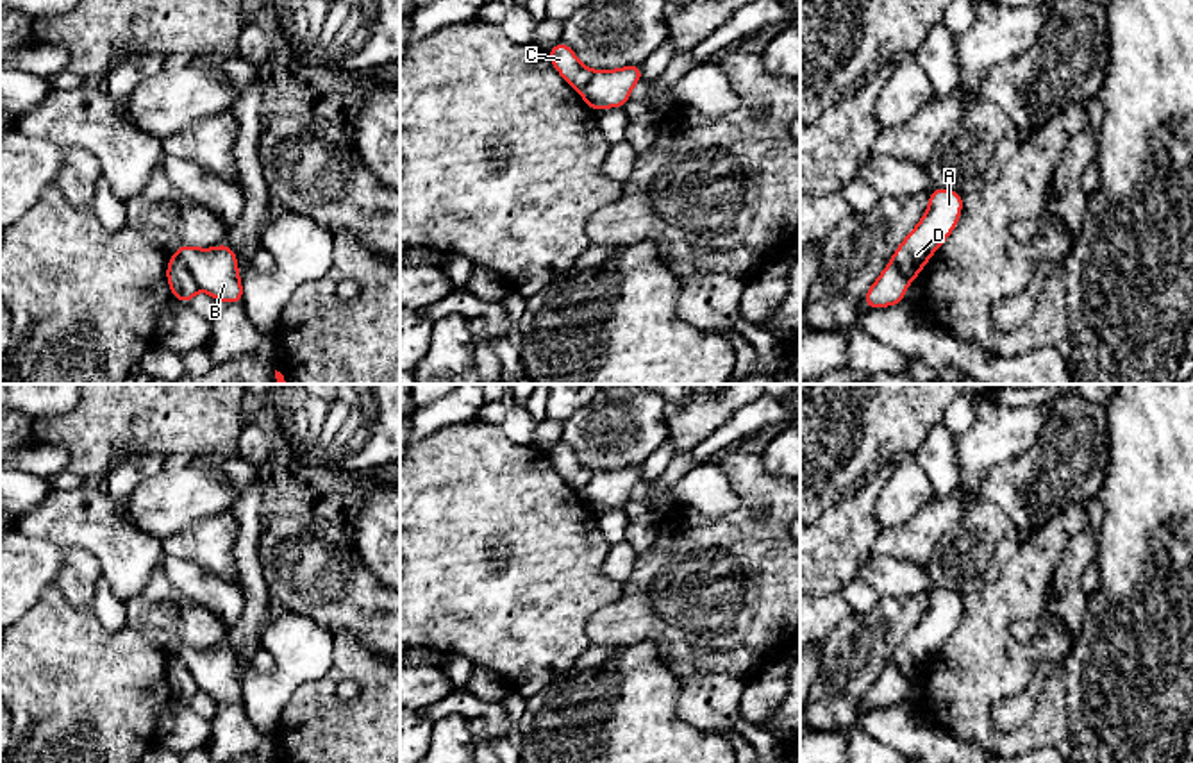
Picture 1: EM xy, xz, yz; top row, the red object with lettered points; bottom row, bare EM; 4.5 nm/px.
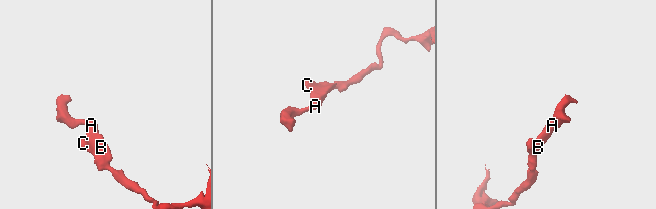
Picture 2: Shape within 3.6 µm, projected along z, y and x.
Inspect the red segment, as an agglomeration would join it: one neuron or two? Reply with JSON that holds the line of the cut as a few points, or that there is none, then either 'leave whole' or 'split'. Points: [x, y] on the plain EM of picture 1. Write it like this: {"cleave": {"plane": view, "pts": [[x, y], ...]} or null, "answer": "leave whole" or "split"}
{"cleave": {"plane": "xy", "pts": [[174, 654], [200, 688]]}, "answer": "split"}

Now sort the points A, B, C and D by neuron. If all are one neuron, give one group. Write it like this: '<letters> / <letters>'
A B D / C

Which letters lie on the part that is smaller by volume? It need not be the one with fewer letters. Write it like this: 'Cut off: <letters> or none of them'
Cut off: A, B, D

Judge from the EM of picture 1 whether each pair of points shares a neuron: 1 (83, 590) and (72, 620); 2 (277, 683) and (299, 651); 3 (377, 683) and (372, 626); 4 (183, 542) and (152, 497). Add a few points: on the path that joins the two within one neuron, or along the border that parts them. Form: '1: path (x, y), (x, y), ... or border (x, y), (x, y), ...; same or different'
1: border (56, 585), (68, 601), (91, 604); different
2: path (284, 676), (299, 658); same
3: border (338, 629), (349, 631), (381, 656); different
4: border (213, 513), (174, 531), (163, 542); different

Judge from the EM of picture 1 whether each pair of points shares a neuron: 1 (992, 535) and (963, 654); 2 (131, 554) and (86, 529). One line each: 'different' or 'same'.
1: different
2: same

